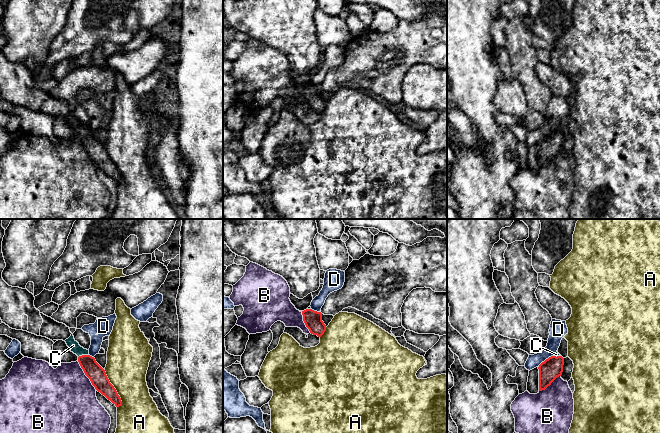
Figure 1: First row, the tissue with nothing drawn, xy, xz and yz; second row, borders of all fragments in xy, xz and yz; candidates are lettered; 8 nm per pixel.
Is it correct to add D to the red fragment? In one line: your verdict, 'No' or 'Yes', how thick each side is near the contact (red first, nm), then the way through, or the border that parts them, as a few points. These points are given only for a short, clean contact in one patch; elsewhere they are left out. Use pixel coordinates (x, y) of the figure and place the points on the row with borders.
No. Thickness 170 nm (red) against 120 nm. Boundary: yz (552, 355), (546, 358), (538, 367)

